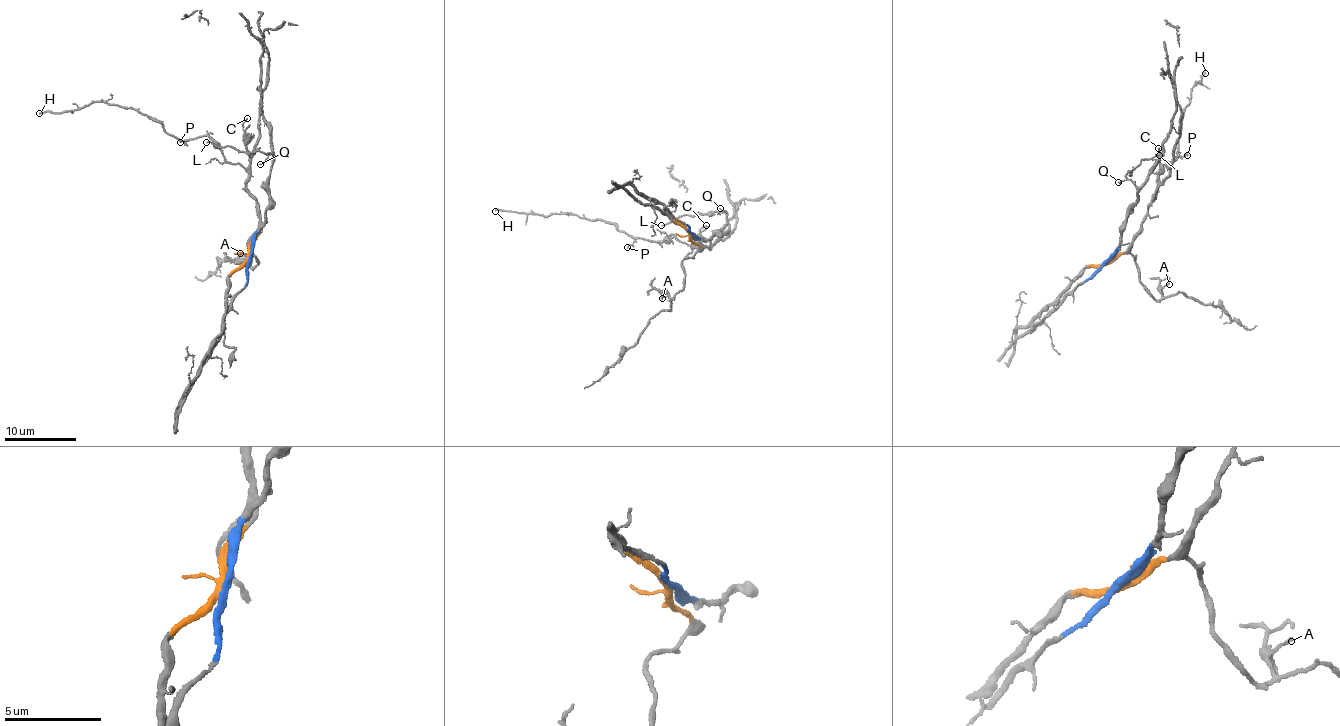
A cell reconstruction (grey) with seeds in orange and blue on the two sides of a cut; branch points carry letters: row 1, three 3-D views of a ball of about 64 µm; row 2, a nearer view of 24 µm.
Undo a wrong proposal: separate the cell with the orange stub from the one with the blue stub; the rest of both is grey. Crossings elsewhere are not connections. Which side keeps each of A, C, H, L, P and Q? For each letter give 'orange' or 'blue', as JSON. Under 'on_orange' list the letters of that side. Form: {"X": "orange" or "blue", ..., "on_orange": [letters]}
{"A": "orange", "C": "orange", "H": "orange", "L": "blue", "P": "orange", "Q": "blue", "on_orange": ["A", "C", "H", "P"]}

